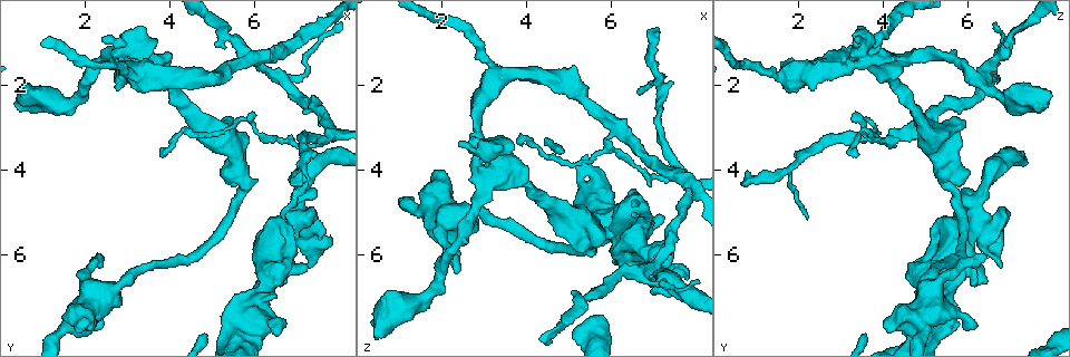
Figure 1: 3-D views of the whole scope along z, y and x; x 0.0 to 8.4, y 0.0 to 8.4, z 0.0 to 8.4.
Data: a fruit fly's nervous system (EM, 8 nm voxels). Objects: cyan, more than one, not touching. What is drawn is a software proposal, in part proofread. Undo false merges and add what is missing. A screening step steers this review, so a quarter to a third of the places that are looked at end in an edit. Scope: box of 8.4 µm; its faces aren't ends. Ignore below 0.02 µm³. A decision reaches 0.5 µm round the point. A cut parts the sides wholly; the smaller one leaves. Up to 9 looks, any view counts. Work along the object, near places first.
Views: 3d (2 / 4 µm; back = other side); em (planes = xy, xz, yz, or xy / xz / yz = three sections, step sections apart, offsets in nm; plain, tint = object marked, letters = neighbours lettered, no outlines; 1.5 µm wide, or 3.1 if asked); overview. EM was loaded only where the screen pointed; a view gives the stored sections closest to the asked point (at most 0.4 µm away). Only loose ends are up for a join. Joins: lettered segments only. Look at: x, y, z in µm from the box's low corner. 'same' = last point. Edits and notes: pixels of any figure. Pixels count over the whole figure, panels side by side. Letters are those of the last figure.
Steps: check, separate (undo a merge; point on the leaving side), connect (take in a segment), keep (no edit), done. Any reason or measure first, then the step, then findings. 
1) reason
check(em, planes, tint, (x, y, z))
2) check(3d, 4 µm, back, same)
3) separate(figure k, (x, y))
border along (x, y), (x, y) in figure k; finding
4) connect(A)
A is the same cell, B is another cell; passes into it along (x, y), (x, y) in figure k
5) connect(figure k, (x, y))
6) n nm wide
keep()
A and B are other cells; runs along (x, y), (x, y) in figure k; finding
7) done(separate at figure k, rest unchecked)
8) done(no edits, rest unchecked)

sharp bend
check(em, planes, tint, (5.90, 2.80, 3.50))

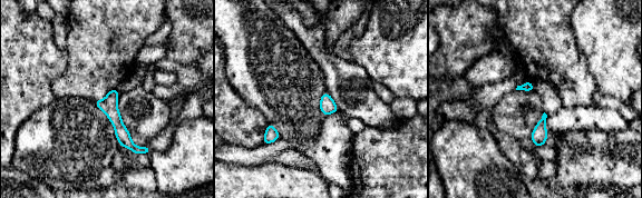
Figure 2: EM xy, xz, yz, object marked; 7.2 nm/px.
see the neighbours
check(em, planes, letters, same)

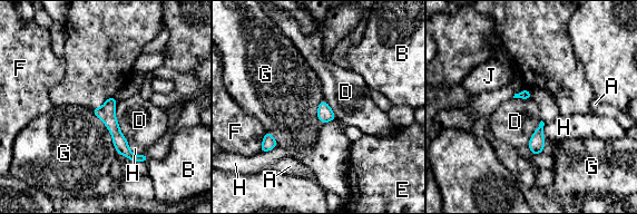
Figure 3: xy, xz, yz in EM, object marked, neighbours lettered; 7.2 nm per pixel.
keep()
A, B, D, E, F, G, H and J are other cells; runs along (96, 110), (133, 157), (145, 158) in figure 3; one neuron here

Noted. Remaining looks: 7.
sharp bend
check(em, planes, tint, (3.50, 1.55, 4.05))

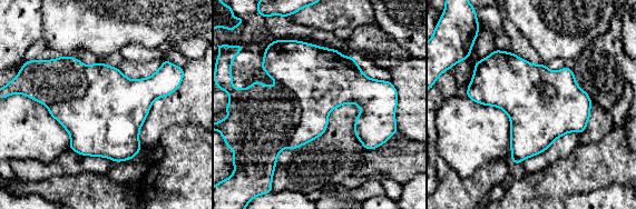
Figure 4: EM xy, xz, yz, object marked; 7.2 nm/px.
what lies round it
check(em, planes, letters, same)

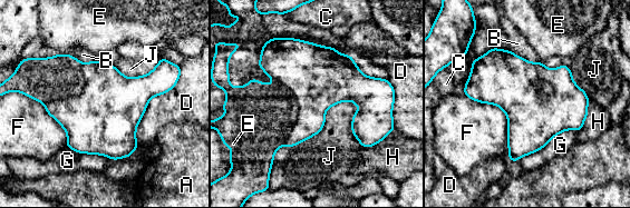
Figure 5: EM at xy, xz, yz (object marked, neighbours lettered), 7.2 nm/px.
separate(figure 5, (265, 120))
A, B, C, D, E, F, G, H and J are other cells; border along (275, 79), (298, 104), (283, 145) in figure 5; two neurons meet here

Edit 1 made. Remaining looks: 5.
stops while still wide
check(3d, 2 µm, (7.20, 6.30, 5.05))

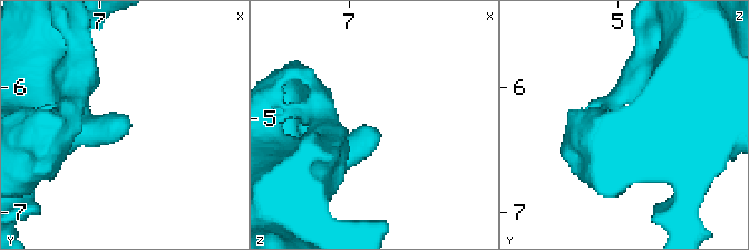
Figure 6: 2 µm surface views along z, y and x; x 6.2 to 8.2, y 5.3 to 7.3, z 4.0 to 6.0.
check(em, planes, letters, (7.22, 6.24, 5.12))

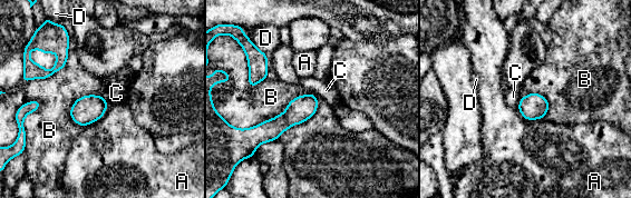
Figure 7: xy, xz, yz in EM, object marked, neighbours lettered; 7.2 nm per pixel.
keep()
A, B, C and D are other cells; border along (310, 93), (250, 127) in figure 7; no lettered segment goes on from it

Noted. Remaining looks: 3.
an open end
check(3d, 2 µm, (7.05, 4.40, 0.65))

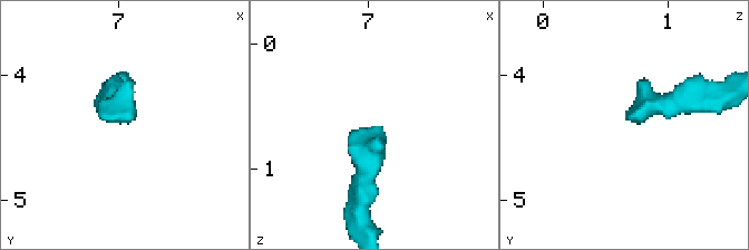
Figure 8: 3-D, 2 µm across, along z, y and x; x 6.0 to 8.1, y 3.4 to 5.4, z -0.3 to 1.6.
check(em, planes, letters, (7.08, 4.36, 0.66))

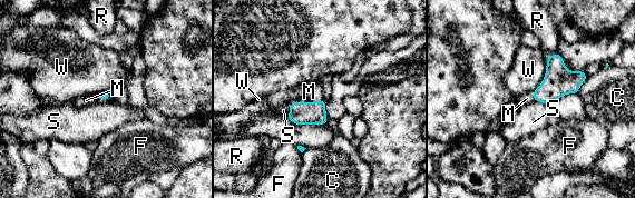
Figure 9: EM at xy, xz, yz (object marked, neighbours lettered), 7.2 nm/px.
connect(M)
M is the same cell, C, F, R, S and W are other cells; passes into it along (301, 114), (310, 104), (309, 91) in figure 9; the neuron continues

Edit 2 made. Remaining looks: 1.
done(separate at figure 5, connect at figure 9, rest unchecked)

